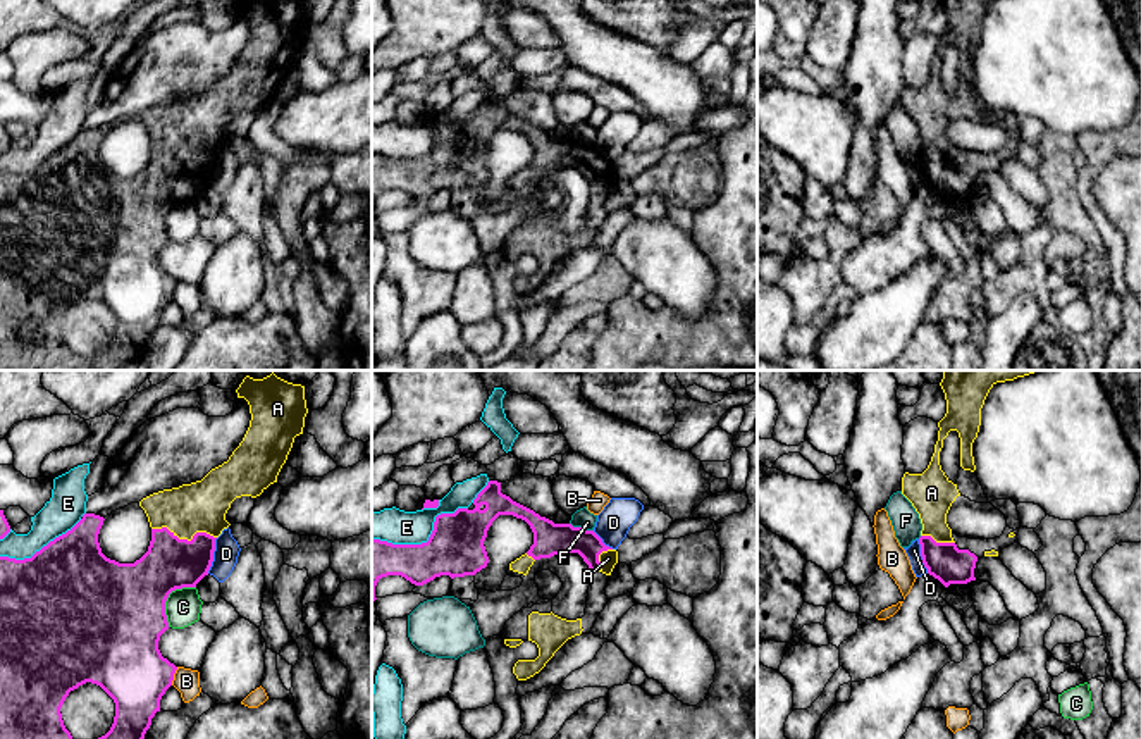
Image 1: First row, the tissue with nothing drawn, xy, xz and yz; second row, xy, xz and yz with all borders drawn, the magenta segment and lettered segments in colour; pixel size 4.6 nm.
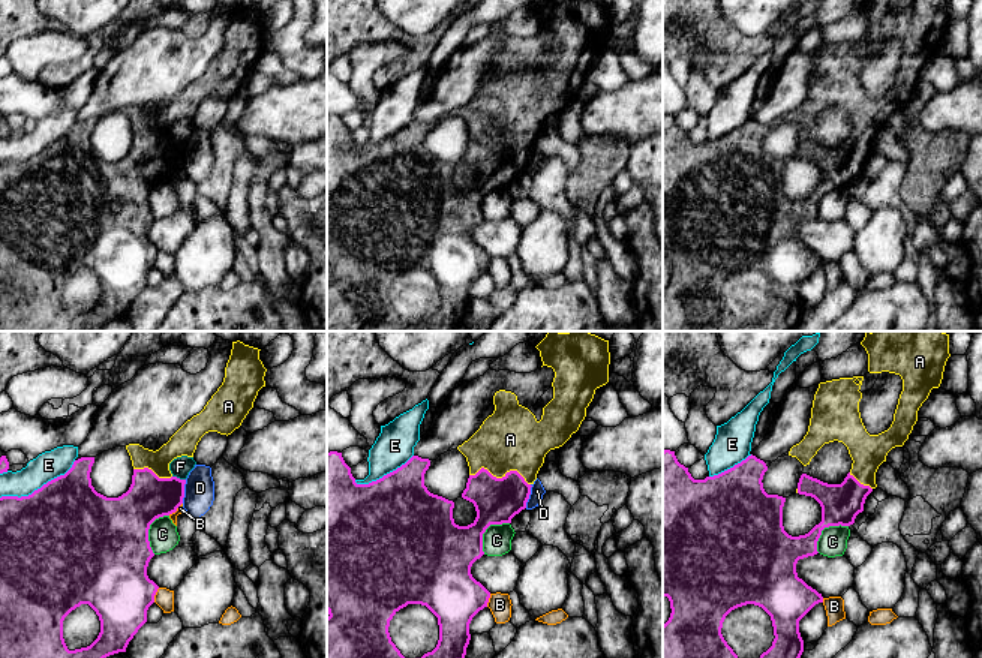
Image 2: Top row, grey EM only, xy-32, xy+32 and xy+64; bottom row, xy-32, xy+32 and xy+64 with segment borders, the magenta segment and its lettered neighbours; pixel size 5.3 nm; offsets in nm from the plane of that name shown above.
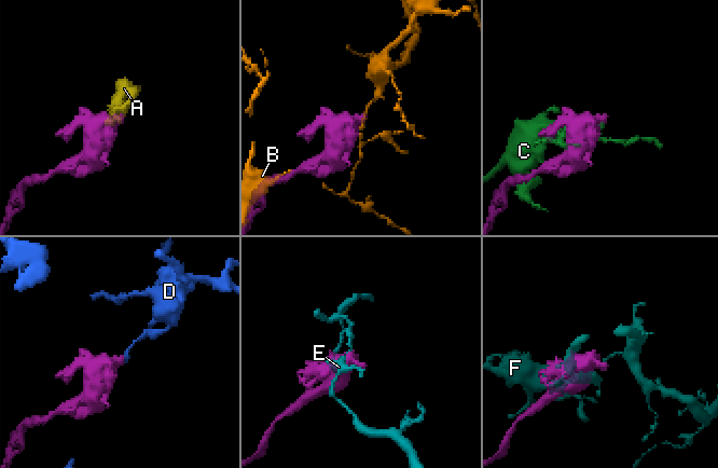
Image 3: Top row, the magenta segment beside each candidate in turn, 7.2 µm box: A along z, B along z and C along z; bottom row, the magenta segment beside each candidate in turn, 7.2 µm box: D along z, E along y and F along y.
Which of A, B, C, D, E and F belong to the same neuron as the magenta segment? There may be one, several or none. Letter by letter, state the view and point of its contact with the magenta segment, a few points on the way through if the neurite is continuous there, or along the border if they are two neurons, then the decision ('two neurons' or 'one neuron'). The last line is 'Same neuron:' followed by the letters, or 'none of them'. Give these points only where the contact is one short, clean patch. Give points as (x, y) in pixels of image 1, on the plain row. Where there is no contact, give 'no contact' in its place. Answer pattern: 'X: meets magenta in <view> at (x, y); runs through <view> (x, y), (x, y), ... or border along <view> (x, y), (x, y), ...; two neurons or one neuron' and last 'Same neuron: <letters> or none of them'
A: meets magenta in xy at (185, 154); one neuron
B: meets magenta in xy at (172, 290); two neurons
C: meets magenta in xy at (167, 211); two neurons
D: meets magenta in xy at (212, 169); border along xy (217, 152), (214, 174), (207, 186); two neurons
E: meets magenta in xz at (427, 155); two neurons
F: meets magenta in xz at (580, 142); two neurons
Same neuron: A

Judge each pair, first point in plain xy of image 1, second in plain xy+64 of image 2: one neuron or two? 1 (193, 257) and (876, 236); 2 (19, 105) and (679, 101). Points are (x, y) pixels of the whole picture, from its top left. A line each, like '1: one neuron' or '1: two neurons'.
1: two neurons
2: one neuron

